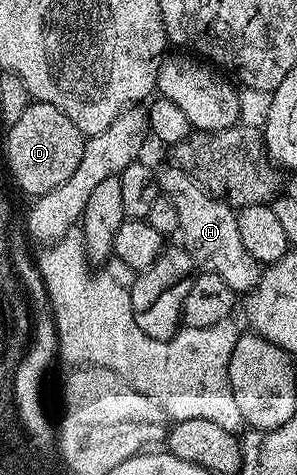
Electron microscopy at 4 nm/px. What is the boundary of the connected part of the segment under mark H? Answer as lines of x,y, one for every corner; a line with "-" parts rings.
168,163
157,173
159,179
159,192
168,197
177,207
177,223
179,224
178,240
181,239
182,248
186,249
202,272
221,275
225,283
237,295
246,295
255,288
259,282
261,266
249,251
245,251
241,243
241,235
237,232
236,210
217,198
209,197
200,189
198,182
194,181
174,163

